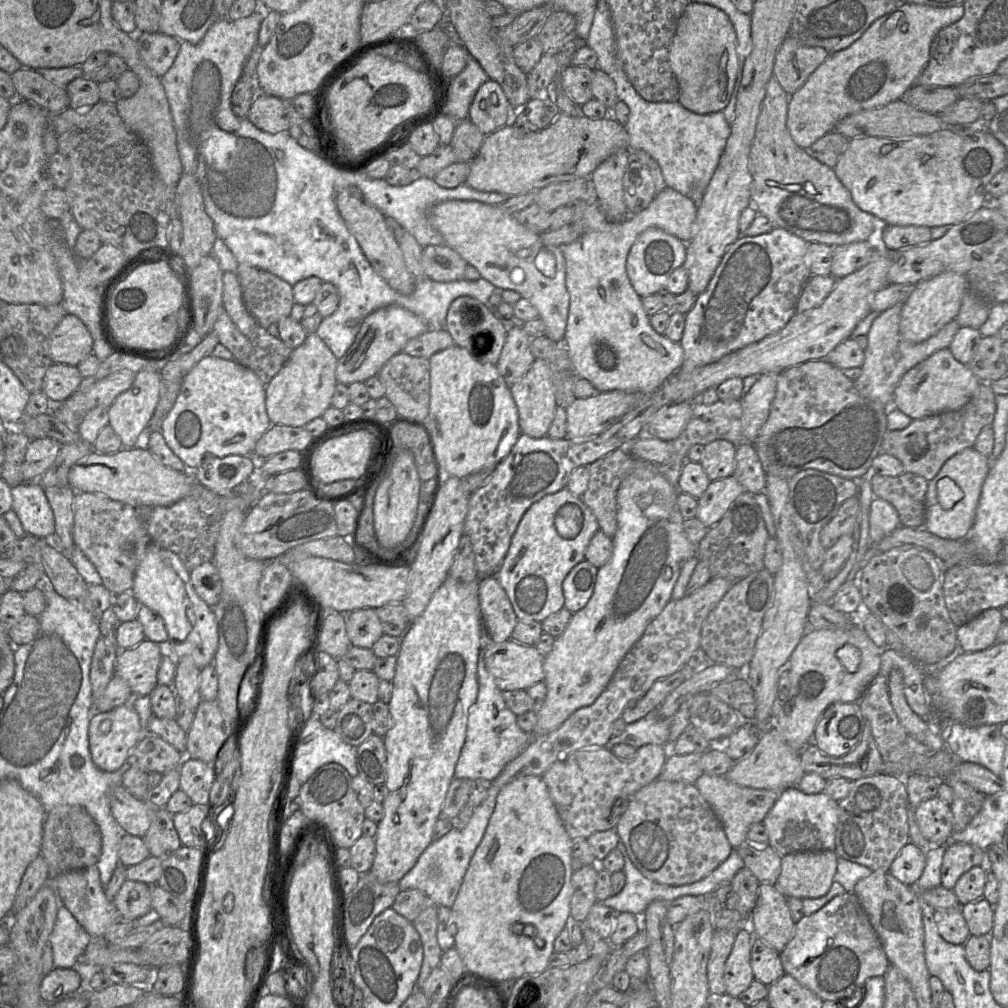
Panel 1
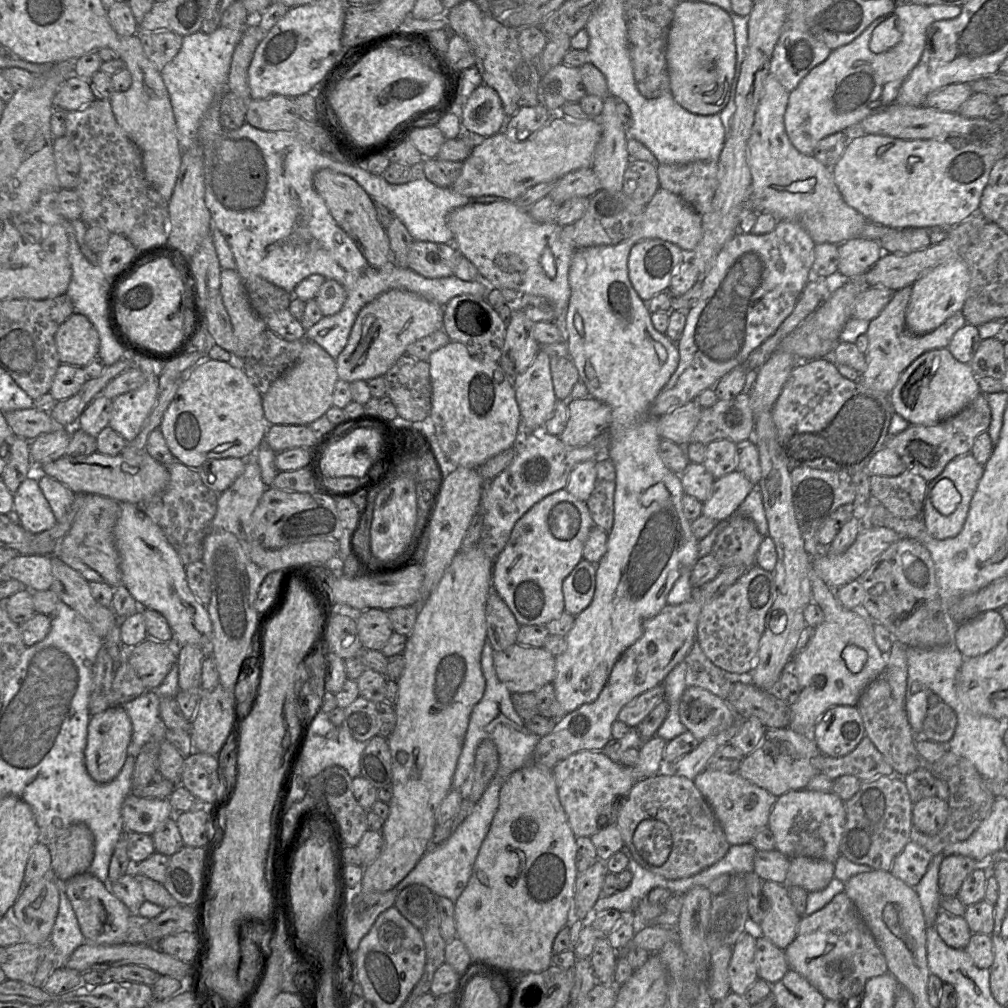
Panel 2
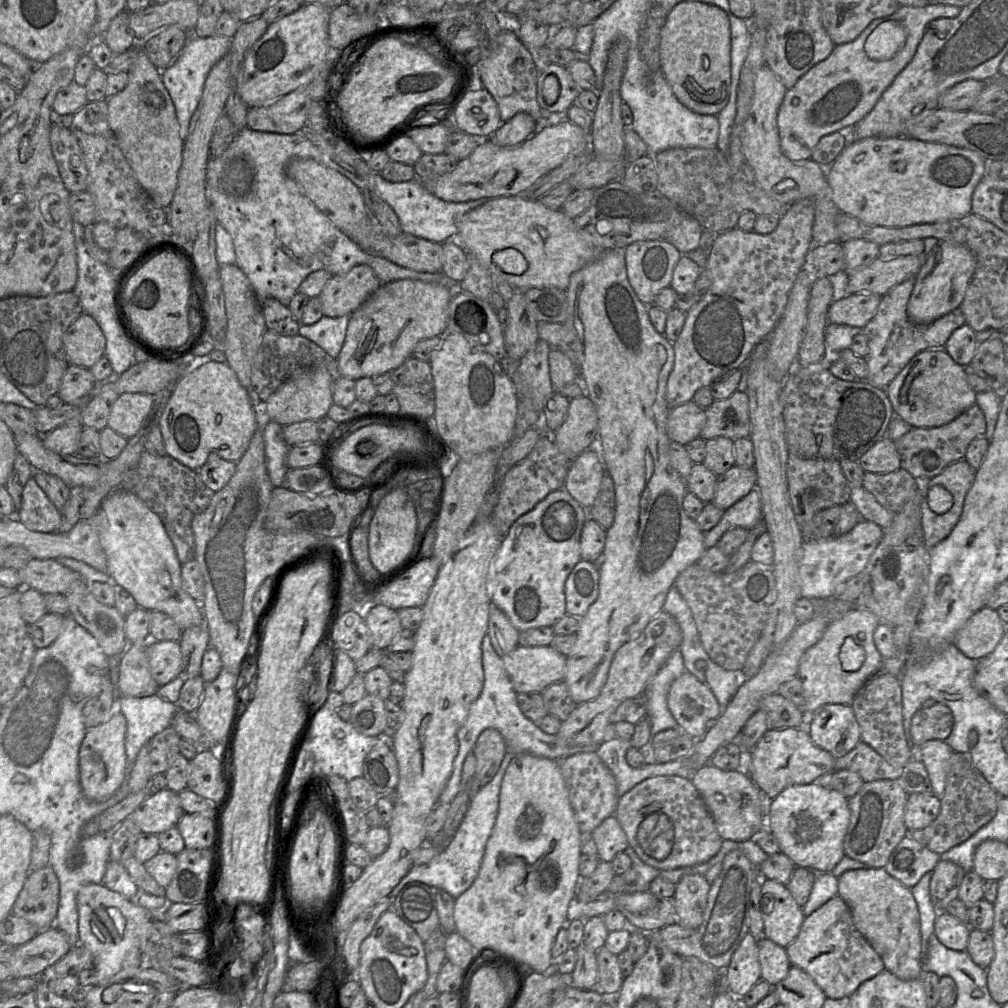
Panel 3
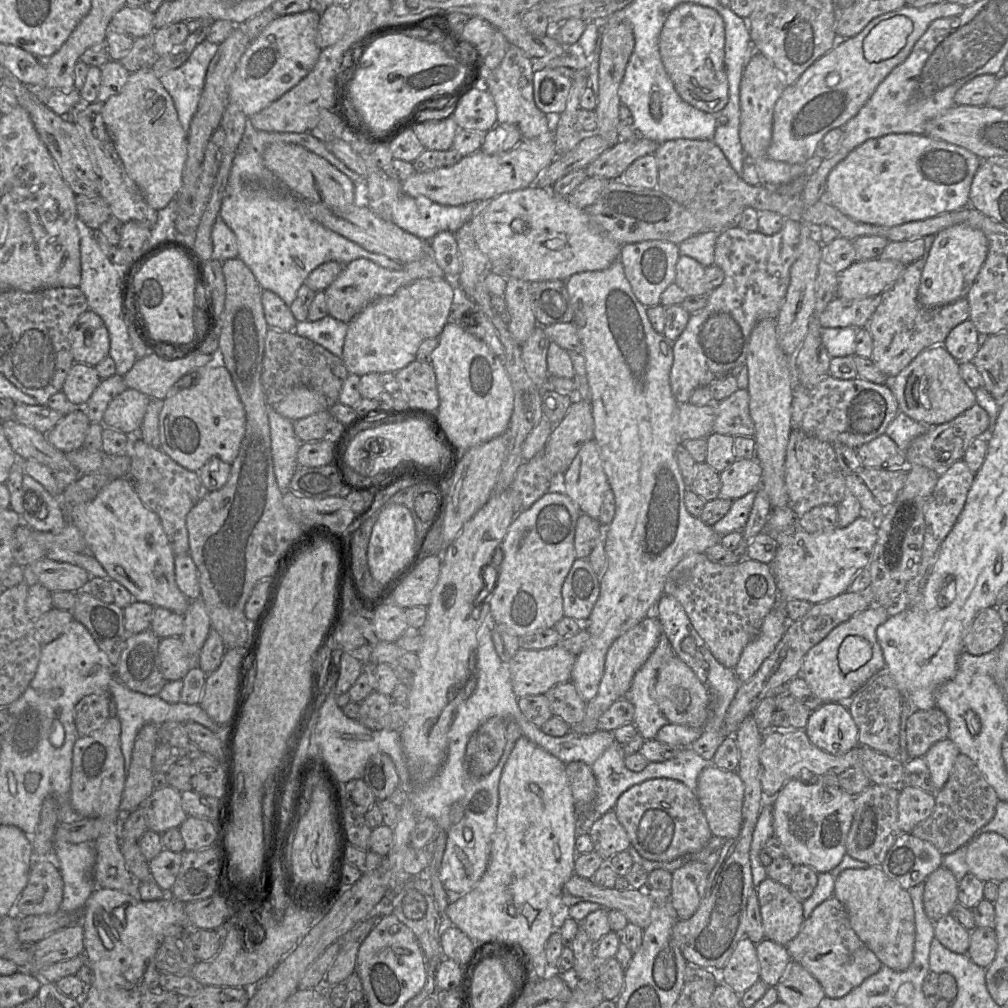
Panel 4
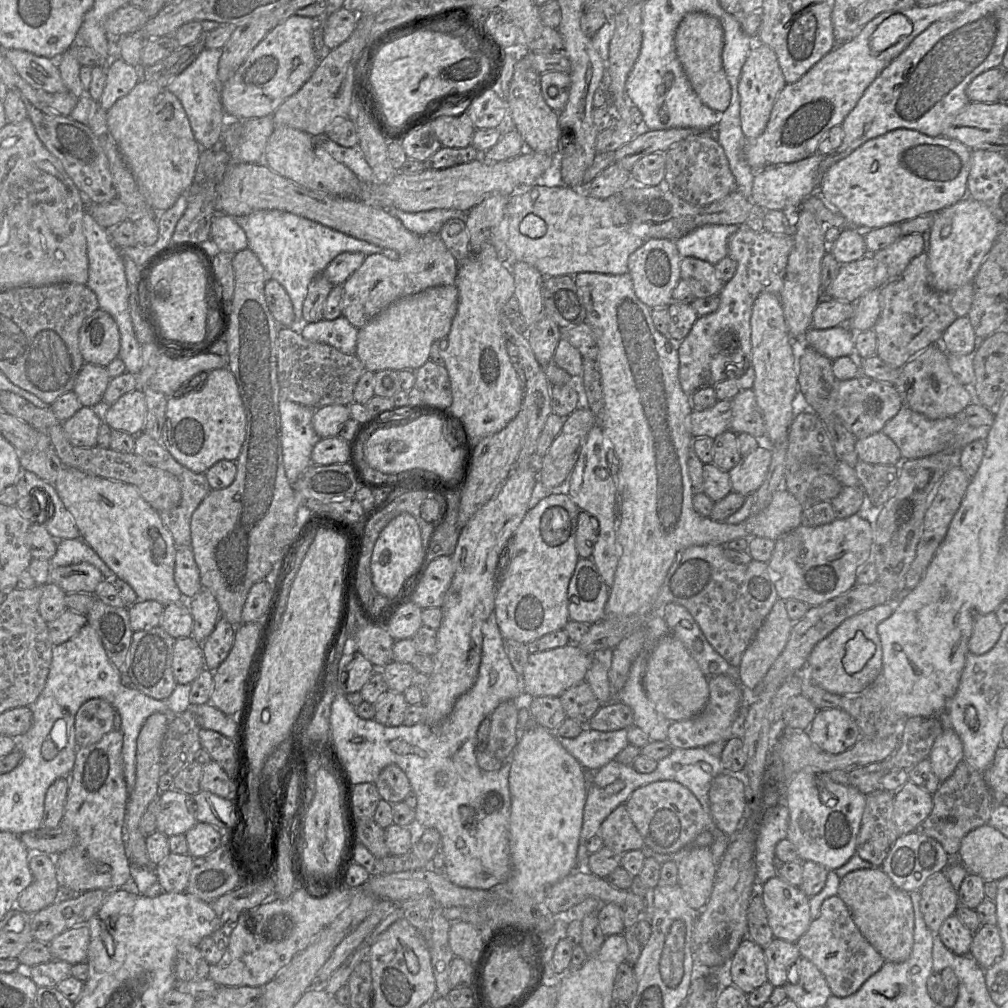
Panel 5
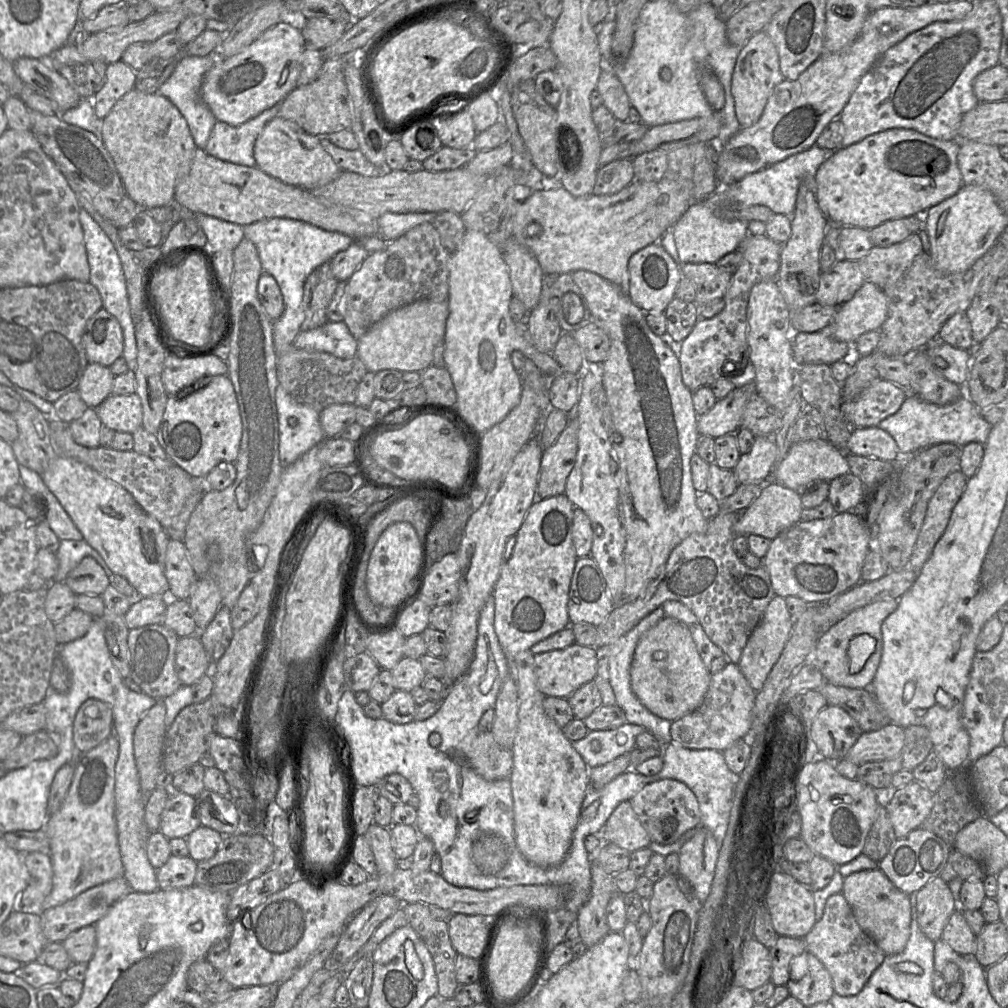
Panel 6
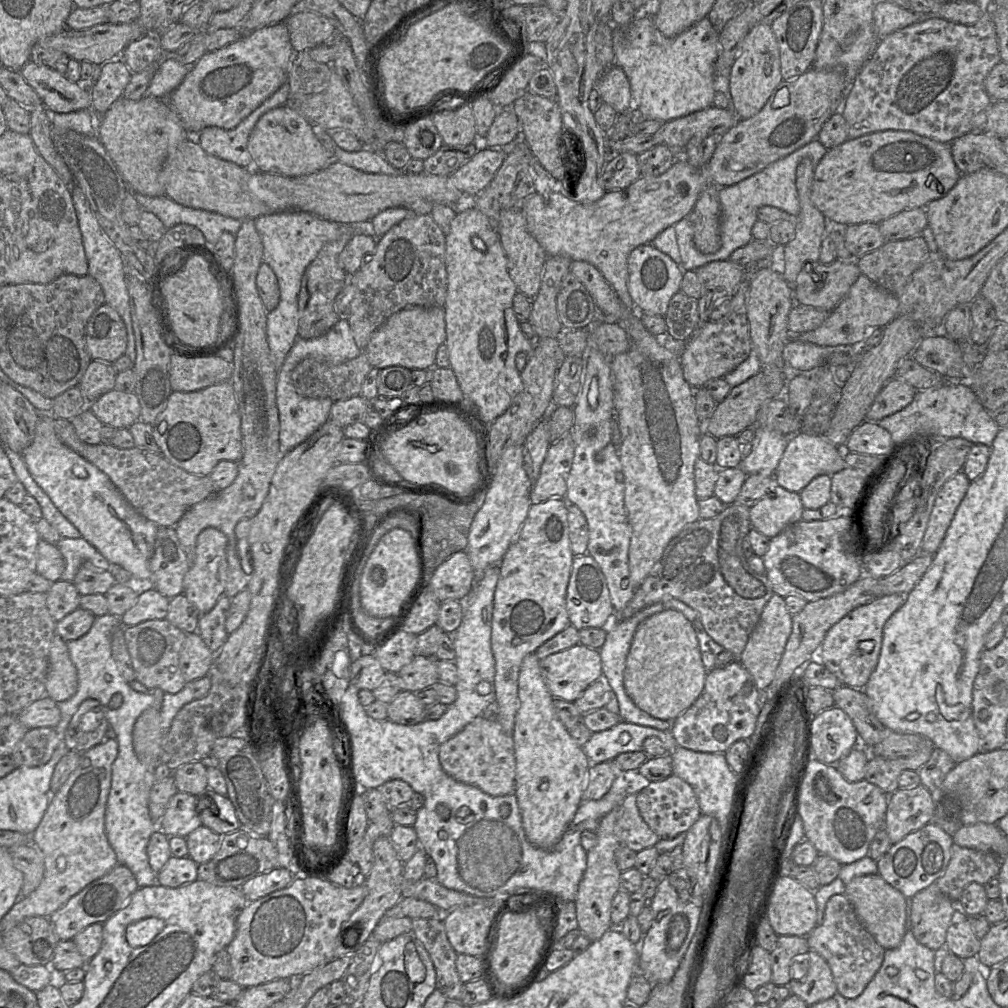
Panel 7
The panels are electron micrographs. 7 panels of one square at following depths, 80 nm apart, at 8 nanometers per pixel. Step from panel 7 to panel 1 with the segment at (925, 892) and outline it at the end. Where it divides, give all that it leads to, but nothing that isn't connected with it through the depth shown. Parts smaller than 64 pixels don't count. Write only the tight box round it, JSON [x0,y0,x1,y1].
[941,842,986,890]

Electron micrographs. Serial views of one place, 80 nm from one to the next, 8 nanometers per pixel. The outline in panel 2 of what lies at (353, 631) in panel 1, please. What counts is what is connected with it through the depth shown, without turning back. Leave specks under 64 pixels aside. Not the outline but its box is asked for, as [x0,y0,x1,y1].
[356,608,394,651]

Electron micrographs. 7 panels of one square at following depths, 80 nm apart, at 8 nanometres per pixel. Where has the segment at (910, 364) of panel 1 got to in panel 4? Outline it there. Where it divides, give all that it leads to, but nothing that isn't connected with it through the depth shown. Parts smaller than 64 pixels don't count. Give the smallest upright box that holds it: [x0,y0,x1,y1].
[865,257,970,379]

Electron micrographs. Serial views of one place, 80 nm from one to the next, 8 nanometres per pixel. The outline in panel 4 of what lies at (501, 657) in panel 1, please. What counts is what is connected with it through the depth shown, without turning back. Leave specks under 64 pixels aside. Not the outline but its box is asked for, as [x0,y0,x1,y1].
[508,645,576,698]

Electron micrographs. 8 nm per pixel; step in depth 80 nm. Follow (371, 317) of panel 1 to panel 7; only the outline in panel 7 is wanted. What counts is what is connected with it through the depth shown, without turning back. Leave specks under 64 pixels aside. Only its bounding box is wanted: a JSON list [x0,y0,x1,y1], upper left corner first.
[364,306,445,370]

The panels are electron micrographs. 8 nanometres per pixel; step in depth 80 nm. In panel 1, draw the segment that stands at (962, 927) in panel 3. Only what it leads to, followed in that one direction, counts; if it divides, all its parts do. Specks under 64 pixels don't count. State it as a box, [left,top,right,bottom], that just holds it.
[930,907,971,945]

